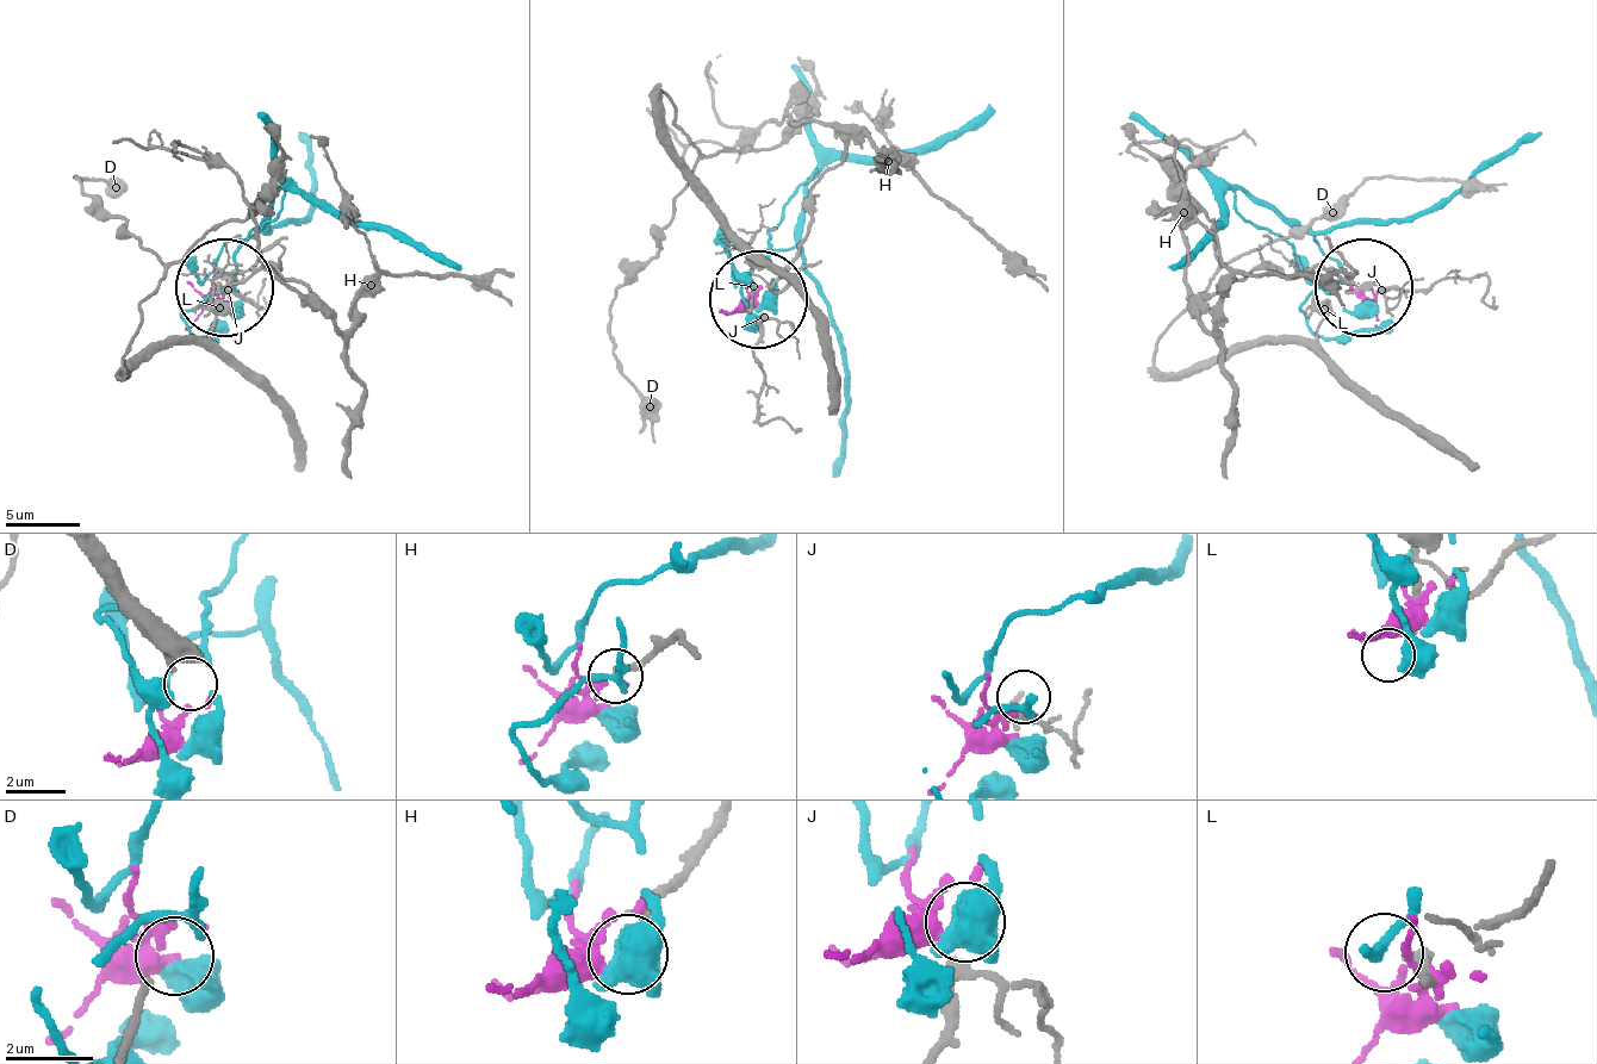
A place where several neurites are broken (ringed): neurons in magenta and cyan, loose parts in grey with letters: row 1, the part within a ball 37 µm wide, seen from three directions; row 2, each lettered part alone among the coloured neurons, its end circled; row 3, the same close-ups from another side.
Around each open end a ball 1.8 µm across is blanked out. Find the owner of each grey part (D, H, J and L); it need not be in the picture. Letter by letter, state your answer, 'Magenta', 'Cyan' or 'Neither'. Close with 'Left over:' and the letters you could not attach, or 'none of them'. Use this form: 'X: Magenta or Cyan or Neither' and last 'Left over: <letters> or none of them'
D: Neither
H: Neither
J: Neither
L: Neither
Left over: D, H, J, L

